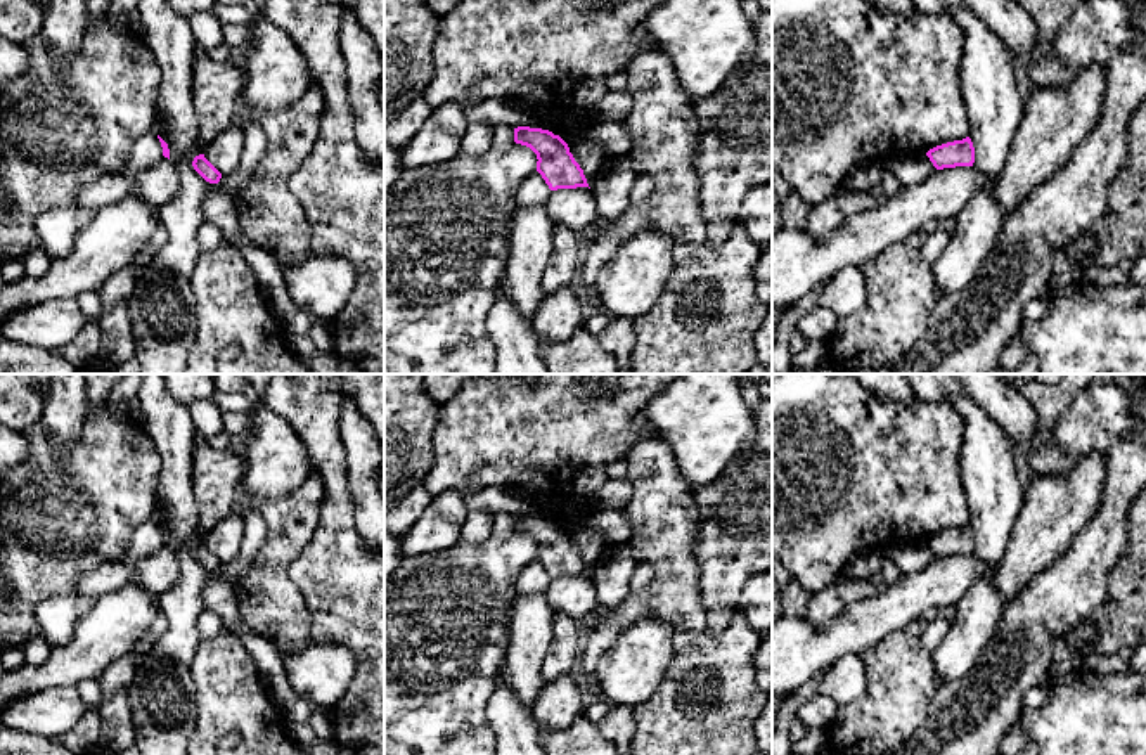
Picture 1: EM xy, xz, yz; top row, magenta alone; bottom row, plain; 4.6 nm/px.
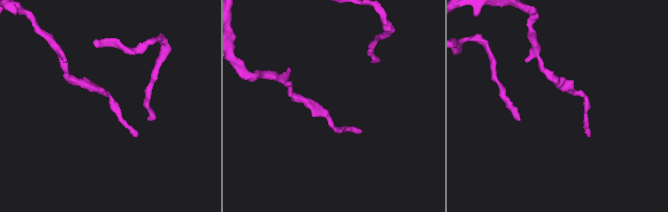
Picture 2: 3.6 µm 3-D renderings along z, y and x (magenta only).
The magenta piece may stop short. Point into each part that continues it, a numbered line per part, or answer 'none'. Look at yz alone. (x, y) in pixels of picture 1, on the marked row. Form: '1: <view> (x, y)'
none

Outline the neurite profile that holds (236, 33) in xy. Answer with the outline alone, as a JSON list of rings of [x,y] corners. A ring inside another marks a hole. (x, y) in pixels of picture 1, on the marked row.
[[[225,23],[222,24],[222,31],[230,47],[248,47],[251,35],[248,23]]]

